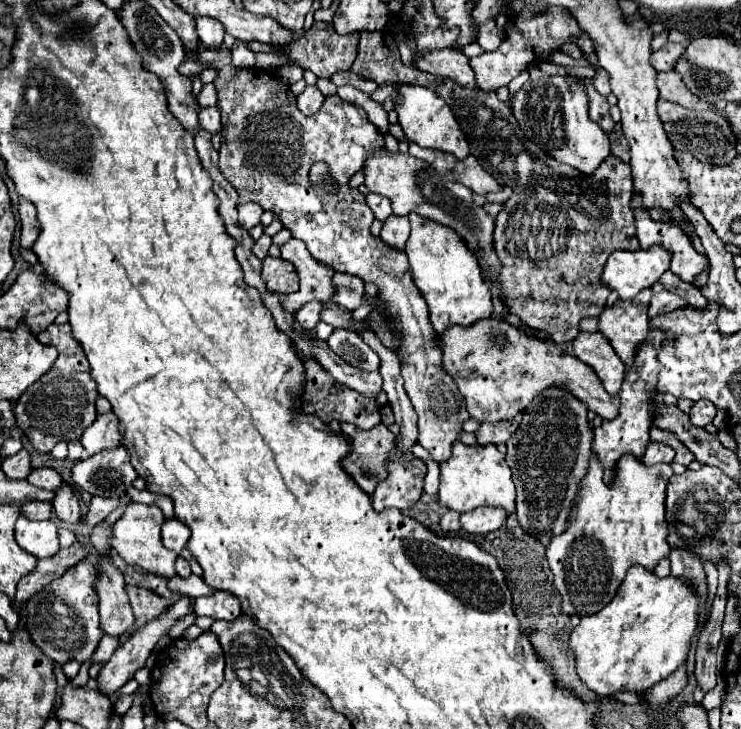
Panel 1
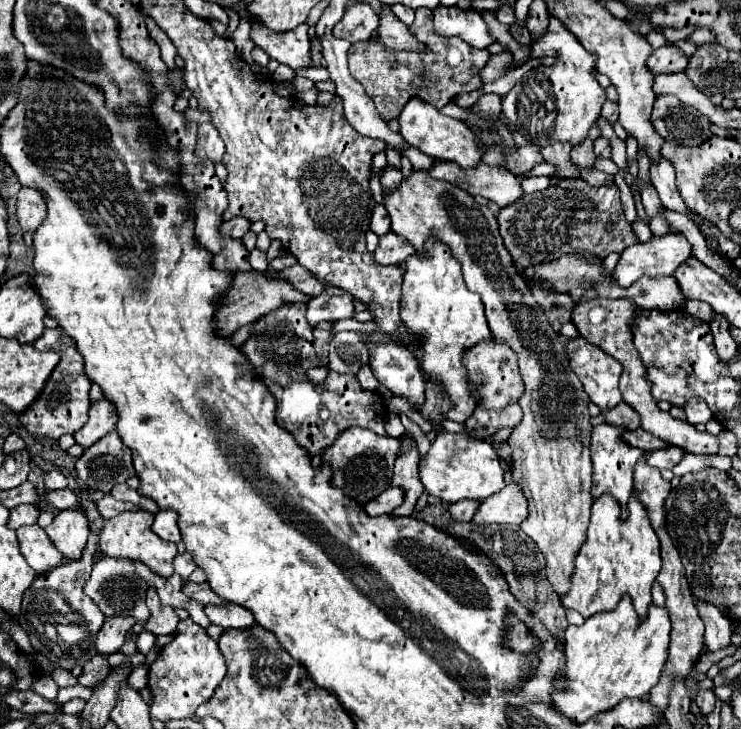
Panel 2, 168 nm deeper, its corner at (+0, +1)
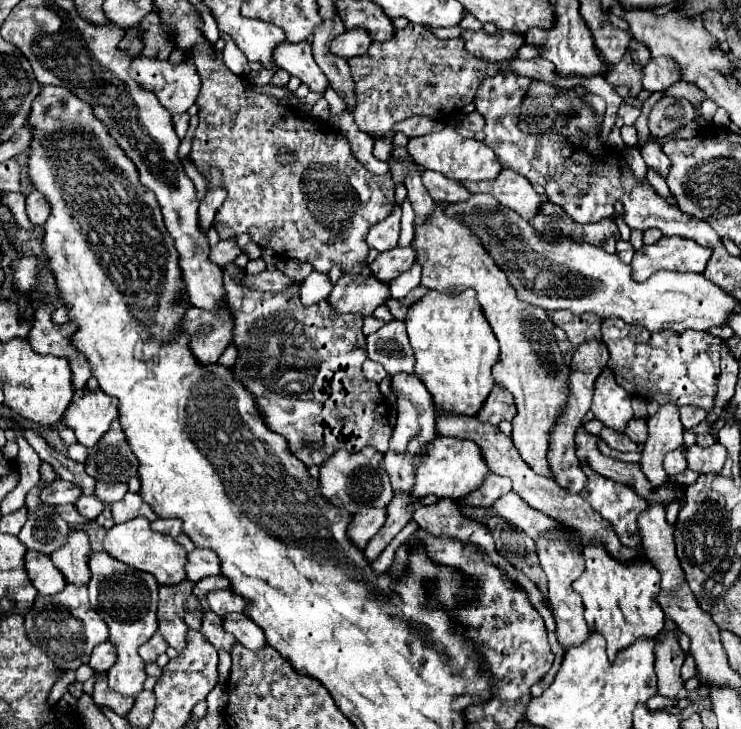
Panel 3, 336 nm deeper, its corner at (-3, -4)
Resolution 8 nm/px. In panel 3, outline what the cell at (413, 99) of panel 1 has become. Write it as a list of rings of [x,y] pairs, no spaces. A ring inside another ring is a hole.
[[[444,128],[440,132],[410,138],[408,152],[412,154],[412,160],[418,166],[422,166],[424,170],[442,172],[446,178],[452,178],[452,180],[458,180],[458,182],[462,182],[462,180],[468,180],[468,182],[492,180],[502,170],[496,154],[490,146],[486,146],[484,142],[474,140],[474,138],[464,138],[452,128]]]

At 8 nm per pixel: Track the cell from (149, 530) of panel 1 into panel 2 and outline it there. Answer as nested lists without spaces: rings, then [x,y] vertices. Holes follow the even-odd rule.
[[[127,511],[105,521],[105,527],[99,533],[101,553],[107,557],[127,557],[133,561],[141,561],[161,577],[173,575],[173,557],[177,555],[177,545],[161,541],[161,537],[157,537],[151,531],[151,523],[153,523],[153,513],[149,511]]]

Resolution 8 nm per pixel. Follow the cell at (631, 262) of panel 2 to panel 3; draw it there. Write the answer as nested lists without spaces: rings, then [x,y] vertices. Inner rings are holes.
[[[662,236],[652,246],[642,246],[632,258],[632,280],[644,282],[658,270],[704,272],[712,250],[680,236]]]

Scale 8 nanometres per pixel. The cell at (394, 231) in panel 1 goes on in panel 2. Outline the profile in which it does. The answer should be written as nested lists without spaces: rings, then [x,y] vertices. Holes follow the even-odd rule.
[[[387,233],[379,237],[379,247],[375,249],[375,261],[379,265],[403,265],[409,255],[413,255],[415,249],[405,241],[403,237],[397,237],[395,233]]]

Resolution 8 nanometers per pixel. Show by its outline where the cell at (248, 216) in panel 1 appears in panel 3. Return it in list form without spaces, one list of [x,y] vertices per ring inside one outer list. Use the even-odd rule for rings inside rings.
[[[236,238],[218,240],[218,244],[212,246],[212,262],[216,262],[218,266],[224,266],[224,264],[228,264],[228,262],[234,262],[240,252],[242,252],[242,250],[238,248]]]

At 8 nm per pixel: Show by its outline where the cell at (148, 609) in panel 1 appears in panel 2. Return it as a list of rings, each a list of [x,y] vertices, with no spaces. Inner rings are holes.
[[[151,587],[147,591],[147,607],[151,611],[151,619],[147,621],[145,629],[153,635],[173,635],[177,623],[179,623],[179,617],[175,615],[173,607],[167,607],[167,605],[161,605],[159,601],[159,595],[157,591]]]

